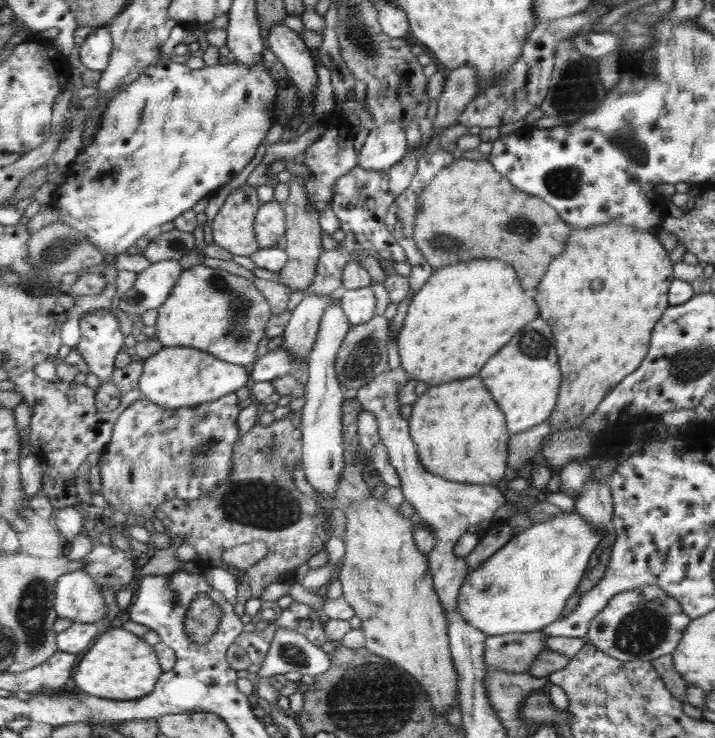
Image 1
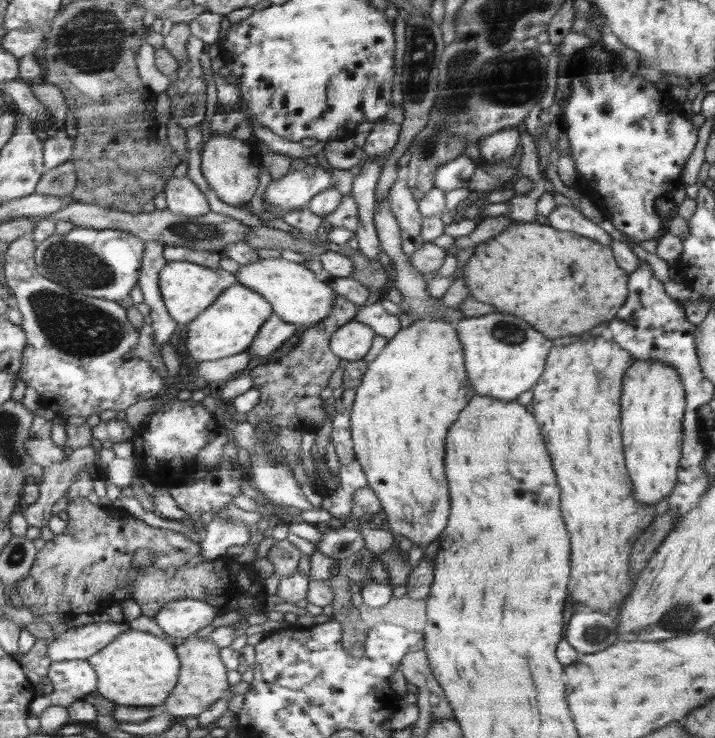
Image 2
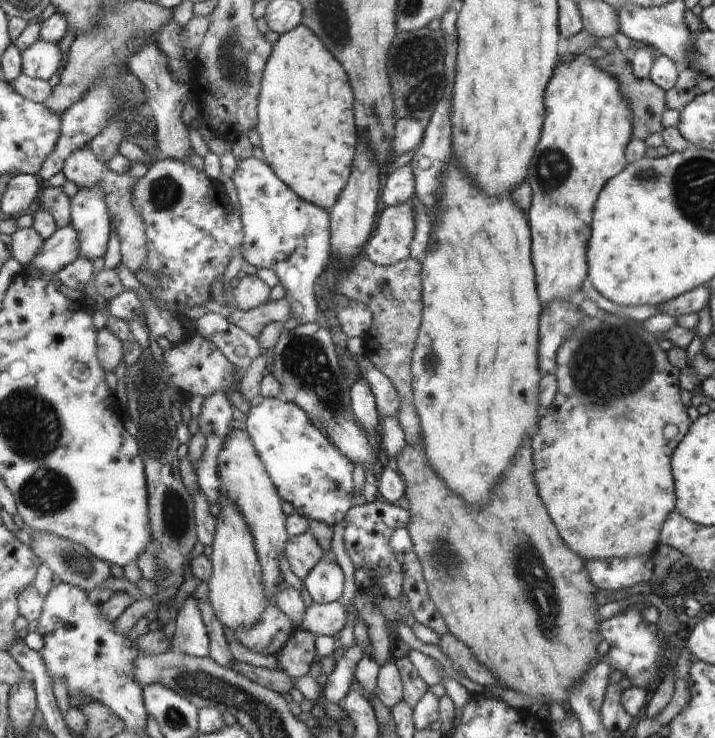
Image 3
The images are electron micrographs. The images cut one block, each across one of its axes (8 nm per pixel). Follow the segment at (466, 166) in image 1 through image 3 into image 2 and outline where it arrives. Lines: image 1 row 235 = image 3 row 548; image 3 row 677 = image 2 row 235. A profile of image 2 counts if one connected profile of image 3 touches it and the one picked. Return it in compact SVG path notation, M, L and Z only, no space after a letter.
M543 221L510 224L501 234L477 244L463 272L470 297L502 313L526 318L526 322L538 326L546 338L582 334L600 322L611 322L629 296L629 273L616 262L612 246L603 245L577 232L556 230L556 227Z

